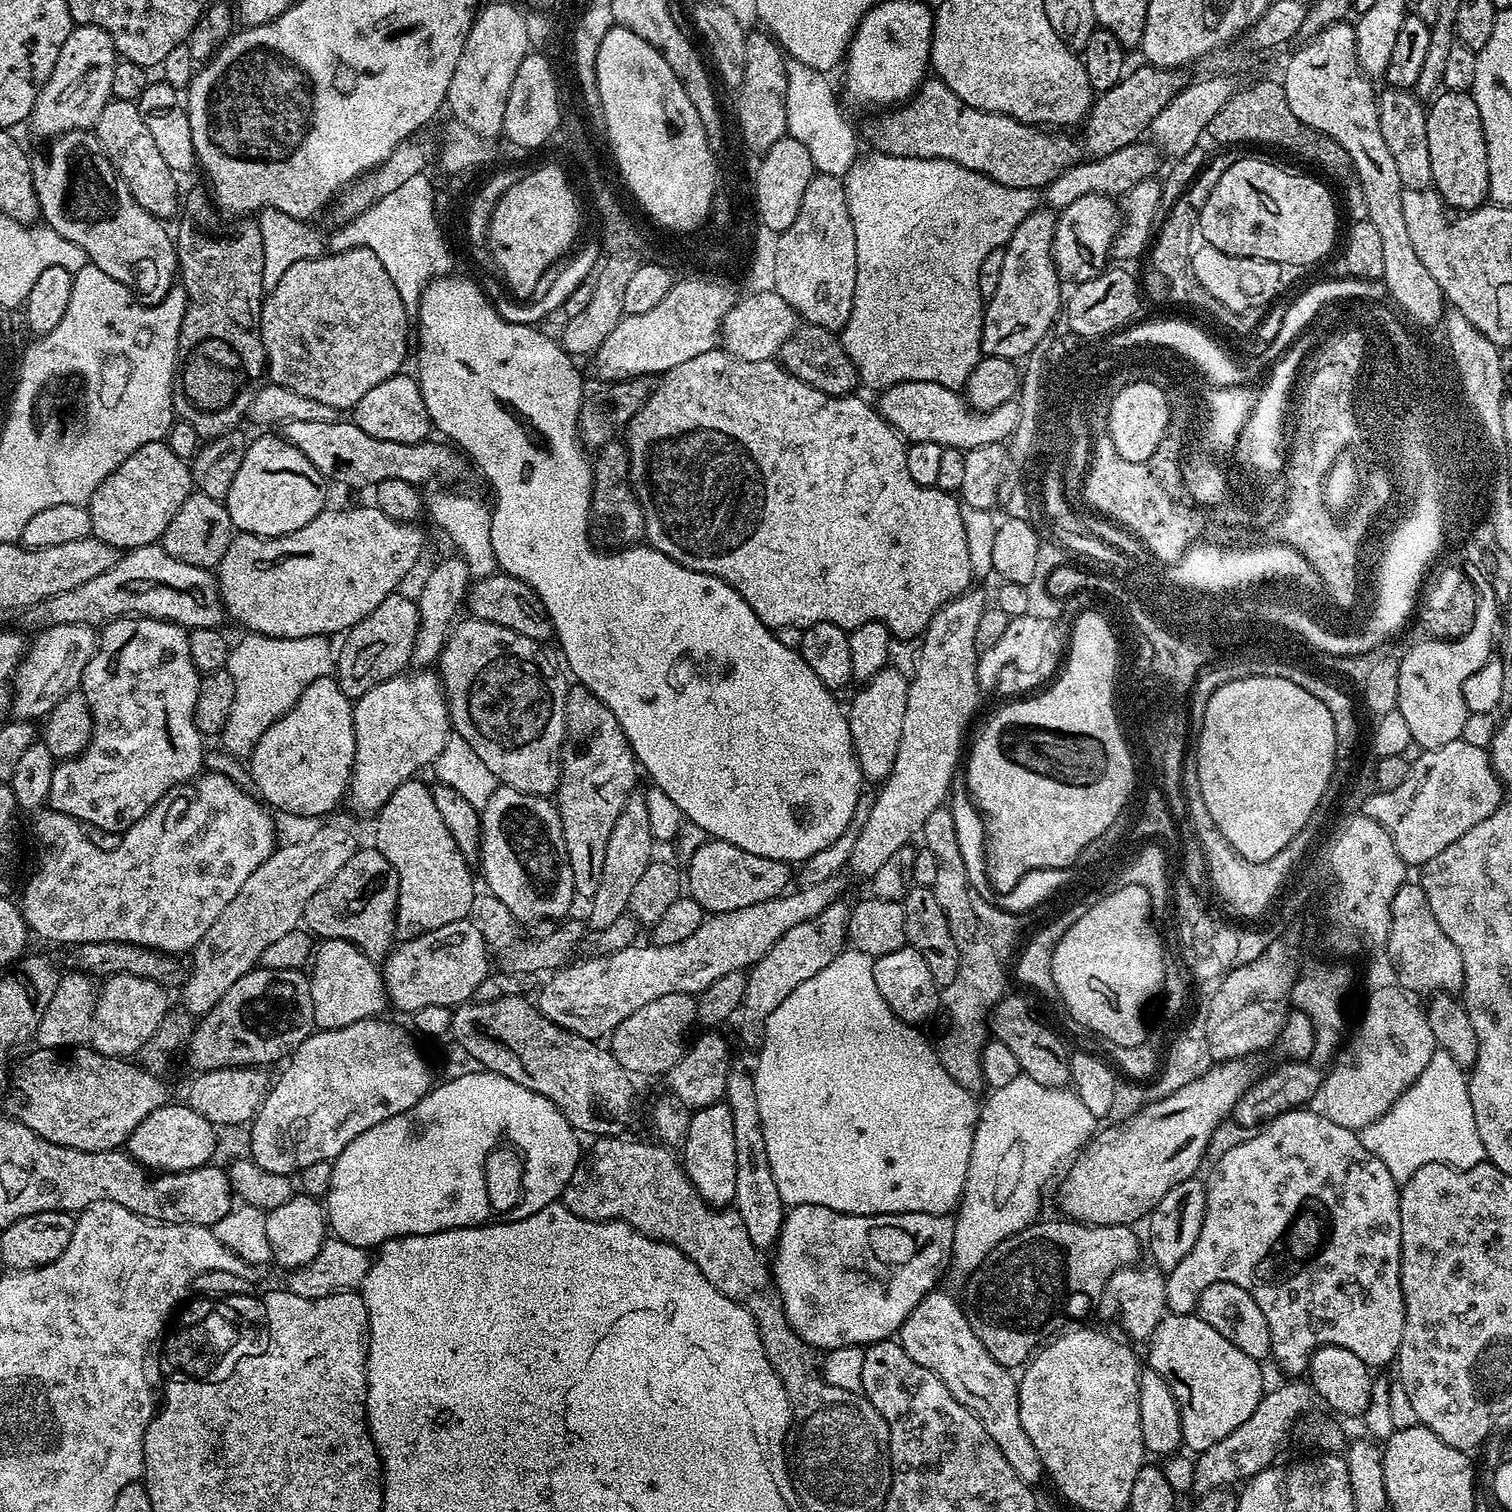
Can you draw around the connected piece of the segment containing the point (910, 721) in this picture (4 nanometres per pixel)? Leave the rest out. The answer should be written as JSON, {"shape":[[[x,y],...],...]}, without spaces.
{"shape":[[[969,590],[962,596],[956,596],[948,604],[943,604],[937,610],[934,618],[928,624],[928,628],[924,631],[923,637],[920,640],[920,661],[916,667],[916,672],[909,679],[908,682],[908,697],[906,698],[906,714],[902,717],[902,742],[898,746],[898,758],[894,758],[894,770],[890,770],[888,779],[879,785],[880,793],[875,793],[872,801],[872,809],[870,810],[870,818],[866,818],[866,826],[862,826],[862,830],[858,834],[858,838],[854,842],[854,850],[850,854],[848,863],[846,865],[847,871],[853,872],[856,876],[864,876],[864,878],[871,878],[874,874],[878,874],[878,869],[881,868],[887,860],[890,859],[890,854],[902,850],[902,846],[912,844],[913,841],[923,833],[924,823],[926,818],[930,818],[930,814],[934,814],[934,810],[938,810],[949,799],[949,788],[952,780],[958,775],[958,769],[962,764],[962,752],[960,756],[960,747],[964,744],[964,731],[968,728],[968,723],[972,720],[972,715],[976,712],[976,707],[980,704],[980,695],[982,689],[978,682],[978,674],[976,673],[976,662],[978,659],[978,649],[976,647],[976,631],[978,630],[978,618],[982,618],[986,601],[984,596],[977,590]]]}

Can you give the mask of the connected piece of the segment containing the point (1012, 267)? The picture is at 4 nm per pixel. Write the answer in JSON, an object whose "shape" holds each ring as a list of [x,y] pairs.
{"shape":[[[1051,211],[1029,212],[1028,217],[1017,226],[1008,243],[1004,245],[1002,278],[998,278],[998,290],[987,297],[984,310],[980,343],[984,356],[1019,361],[1019,356],[1024,356],[1039,346],[1040,339],[1051,330],[1056,315],[1059,312],[1061,315],[1062,281],[1060,273],[1056,271],[1054,255],[1057,223],[1057,217]]]}

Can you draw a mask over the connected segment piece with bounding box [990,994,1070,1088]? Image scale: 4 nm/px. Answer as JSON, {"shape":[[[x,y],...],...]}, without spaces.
{"shape":[[[1005,994],[998,1001],[990,1017],[990,1032],[995,1039],[1010,1046],[1014,1058],[1018,1058],[1018,1066],[1023,1075],[1034,1078],[1034,1082],[1042,1082],[1042,1086],[1047,1088],[1062,1088],[1069,1083],[1068,1060],[1060,1060],[1059,1038],[1046,1025],[1039,1024],[1032,1017],[1032,1012],[1022,997]]]}

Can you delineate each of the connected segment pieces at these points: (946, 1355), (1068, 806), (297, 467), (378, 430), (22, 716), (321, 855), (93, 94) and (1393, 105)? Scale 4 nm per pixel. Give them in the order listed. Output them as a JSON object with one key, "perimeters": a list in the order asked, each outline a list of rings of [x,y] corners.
{"perimeters":[[[[943,1290],[926,1294],[922,1302],[906,1318],[898,1333],[898,1343],[904,1347],[906,1354],[918,1362],[918,1366],[926,1366],[937,1378],[982,1422],[986,1434],[994,1438],[994,1446],[1002,1450],[1006,1462],[1014,1469],[1014,1474],[1022,1478],[1029,1486],[1036,1486],[1040,1476],[1045,1475],[1044,1463],[1038,1458],[1038,1450],[1034,1450],[1034,1442],[1022,1428],[1020,1417],[1020,1386],[1017,1377],[1006,1366],[994,1362],[982,1346],[978,1334],[968,1321],[968,1313],[952,1296]]],[[[1087,610],[1080,613],[1072,623],[1070,639],[1068,645],[1068,661],[1064,664],[1064,669],[1060,672],[1060,677],[1045,690],[1041,696],[1032,696],[1029,700],[1013,699],[1013,704],[1008,704],[984,729],[980,732],[980,737],[976,740],[976,745],[972,748],[972,753],[967,753],[966,781],[971,800],[979,809],[984,819],[984,830],[987,833],[987,869],[988,878],[997,893],[1004,893],[1014,890],[1015,884],[1023,875],[1030,874],[1031,871],[1042,870],[1044,868],[1066,868],[1076,864],[1078,854],[1084,847],[1088,846],[1092,840],[1107,828],[1109,821],[1114,815],[1114,810],[1120,809],[1120,804],[1125,804],[1124,796],[1128,794],[1128,784],[1132,784],[1132,768],[1128,768],[1128,752],[1124,752],[1124,744],[1120,744],[1120,731],[1116,724],[1112,724],[1112,707],[1110,707],[1110,686],[1112,685],[1112,658],[1115,653],[1112,650],[1112,639],[1115,632],[1112,629],[1113,621],[1108,618],[1103,611],[1094,612]]],[[[283,435],[260,436],[247,445],[241,469],[230,485],[226,507],[230,522],[237,533],[255,536],[281,536],[302,530],[306,522],[325,511],[324,476]]],[[[397,374],[378,382],[374,390],[369,390],[351,409],[350,416],[357,426],[366,430],[370,438],[382,438],[386,442],[410,442],[420,444],[429,439],[433,431],[432,420],[428,417],[426,402],[422,398],[420,382],[415,375]]],[[[48,624],[27,645],[12,677],[10,712],[17,720],[39,721],[67,692],[80,688],[90,658],[96,653],[98,632],[90,624]]],[[[348,816],[331,820],[324,822],[329,824],[322,825],[313,836],[308,836],[305,840],[296,840],[293,844],[281,843],[270,854],[270,858],[266,858],[266,862],[262,862],[262,866],[258,866],[258,870],[254,870],[254,874],[250,874],[246,882],[242,882],[242,890],[238,890],[238,894],[230,898],[226,910],[218,914],[214,926],[210,926],[210,930],[202,934],[190,953],[192,968],[190,964],[190,971],[181,989],[185,1011],[201,1016],[212,1009],[238,978],[259,965],[260,955],[272,942],[298,928],[304,919],[306,902],[310,902],[310,898],[314,898],[314,894],[318,894],[318,890],[322,890],[322,886],[326,886],[326,882],[330,882],[330,878],[334,878],[334,874],[338,874],[338,870],[342,870],[346,862],[350,862],[350,858],[358,850],[356,836],[352,833],[352,820]]],[[[76,24],[71,34],[62,42],[58,62],[42,86],[32,107],[28,127],[45,140],[55,139],[62,133],[91,129],[102,110],[113,99],[110,82],[118,53],[110,34],[93,24]]],[[[1391,86],[1385,87],[1385,89],[1385,92],[1381,91],[1379,93],[1376,109],[1378,110],[1378,122],[1382,126],[1382,139],[1385,140],[1386,146],[1390,150],[1390,154],[1394,158],[1394,162],[1396,163],[1396,167],[1398,169],[1398,178],[1402,178],[1402,186],[1404,189],[1409,188],[1410,190],[1422,190],[1423,188],[1431,188],[1432,175],[1430,174],[1430,142],[1426,142],[1426,118],[1428,117],[1428,114],[1425,105],[1412,90],[1406,88],[1393,88]]]]}

